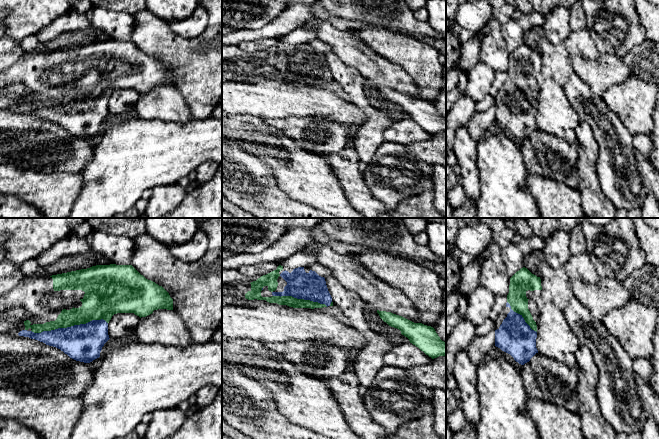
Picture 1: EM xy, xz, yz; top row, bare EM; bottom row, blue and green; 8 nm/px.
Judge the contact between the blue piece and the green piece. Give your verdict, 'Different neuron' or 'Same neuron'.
Same neuron

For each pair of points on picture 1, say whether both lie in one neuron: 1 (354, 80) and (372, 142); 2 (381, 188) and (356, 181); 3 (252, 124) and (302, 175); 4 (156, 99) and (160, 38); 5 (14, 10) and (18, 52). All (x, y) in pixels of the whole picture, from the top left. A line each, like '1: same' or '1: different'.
1: same
2: different
3: same
4: different
5: different

